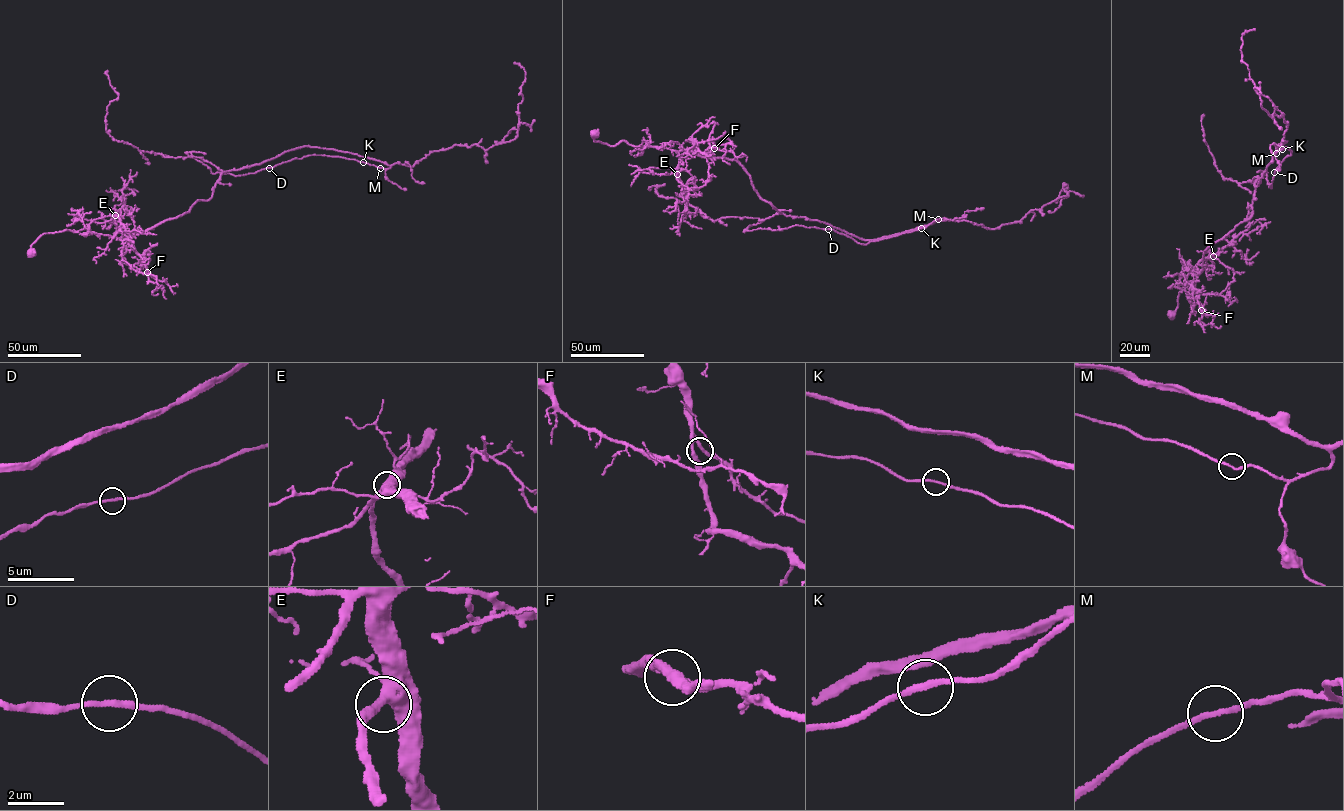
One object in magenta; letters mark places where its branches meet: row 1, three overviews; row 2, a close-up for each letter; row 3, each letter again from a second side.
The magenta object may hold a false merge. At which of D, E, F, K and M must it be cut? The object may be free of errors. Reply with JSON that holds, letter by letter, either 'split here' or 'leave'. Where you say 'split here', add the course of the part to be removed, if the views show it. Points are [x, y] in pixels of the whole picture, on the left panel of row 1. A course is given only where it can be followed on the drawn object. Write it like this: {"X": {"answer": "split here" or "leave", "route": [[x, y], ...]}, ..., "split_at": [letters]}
{"D": {"answer": "leave"}, "E": {"answer": "leave"}, "F": {"answer": "leave"}, "K": {"answer": "leave"}, "M": {"answer": "leave"}, "split_at": []}

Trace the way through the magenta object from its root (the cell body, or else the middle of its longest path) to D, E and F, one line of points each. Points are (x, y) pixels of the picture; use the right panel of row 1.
D: (1171, 314), (1205, 251), (1252, 215), (1255, 188), (1287, 141), (1275, 154), (1291, 154), (1274, 172)
E: (1171, 314), (1182, 289), (1178, 286), (1194, 283), (1193, 268), (1213, 256)
F: (1171, 314), (1182, 289), (1178, 286), (1191, 281), (1201, 292), (1197, 300), (1201, 310)

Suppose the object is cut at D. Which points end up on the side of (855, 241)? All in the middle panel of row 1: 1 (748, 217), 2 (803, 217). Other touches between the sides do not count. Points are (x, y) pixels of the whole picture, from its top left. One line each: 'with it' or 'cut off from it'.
1: with it
2: with it

